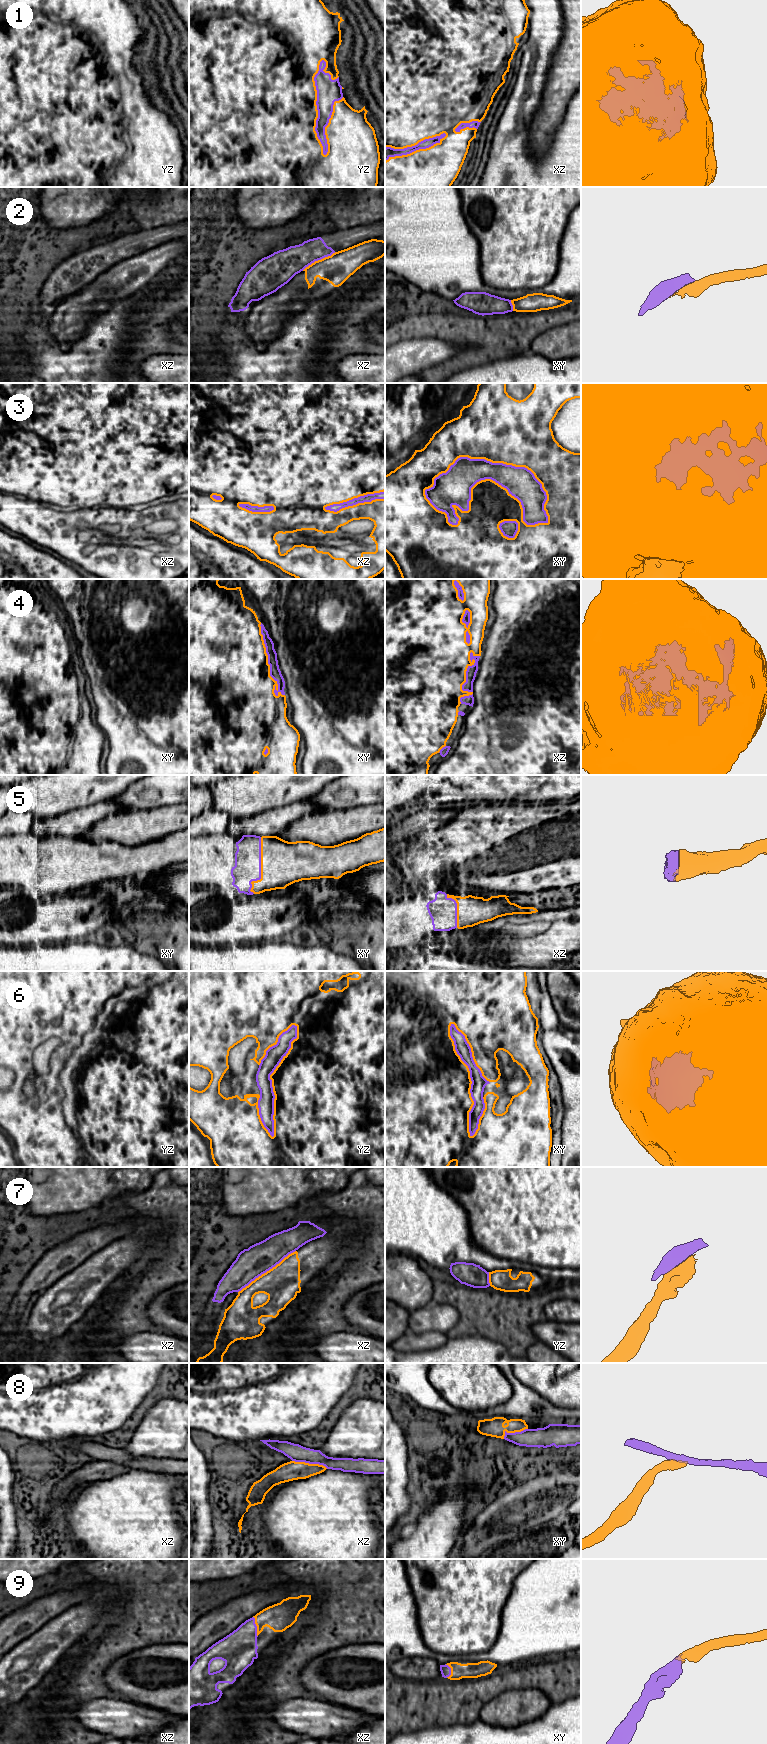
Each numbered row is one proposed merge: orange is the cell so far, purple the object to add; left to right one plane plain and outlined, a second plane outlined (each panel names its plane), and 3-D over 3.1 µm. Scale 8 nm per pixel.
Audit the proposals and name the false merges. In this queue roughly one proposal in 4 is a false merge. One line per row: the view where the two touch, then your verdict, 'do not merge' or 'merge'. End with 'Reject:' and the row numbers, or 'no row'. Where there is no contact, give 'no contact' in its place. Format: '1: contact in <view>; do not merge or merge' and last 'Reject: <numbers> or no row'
1: contact in yz; merge
2: contact in xz; do not merge
3: contact in xy; merge
4: contact in xy; merge
5: contact in xy; merge
6: contact in xy; merge
7: contact in xz; do not merge
8: contact in xz; do not merge
9: contact in xz; merge
Reject: 2, 7, 8

